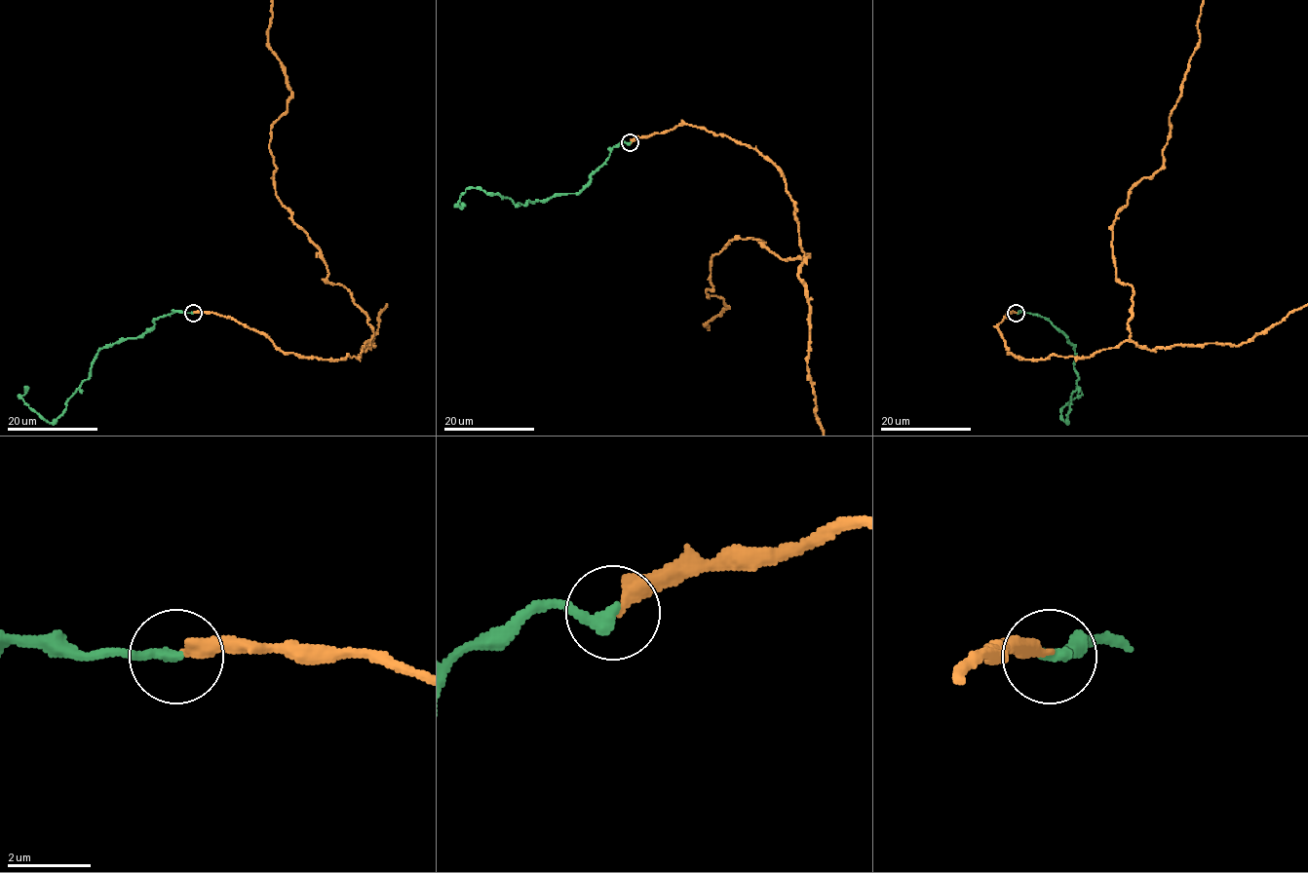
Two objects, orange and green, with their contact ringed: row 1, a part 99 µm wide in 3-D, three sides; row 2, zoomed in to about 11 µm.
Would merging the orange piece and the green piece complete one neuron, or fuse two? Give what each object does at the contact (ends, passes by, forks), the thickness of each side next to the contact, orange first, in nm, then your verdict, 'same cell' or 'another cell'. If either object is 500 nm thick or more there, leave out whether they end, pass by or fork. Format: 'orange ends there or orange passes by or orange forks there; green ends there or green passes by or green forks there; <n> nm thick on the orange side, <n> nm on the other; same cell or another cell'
orange ends there; green ends there; 360 nm thick on the orange side, 320 nm on the other; same cell

